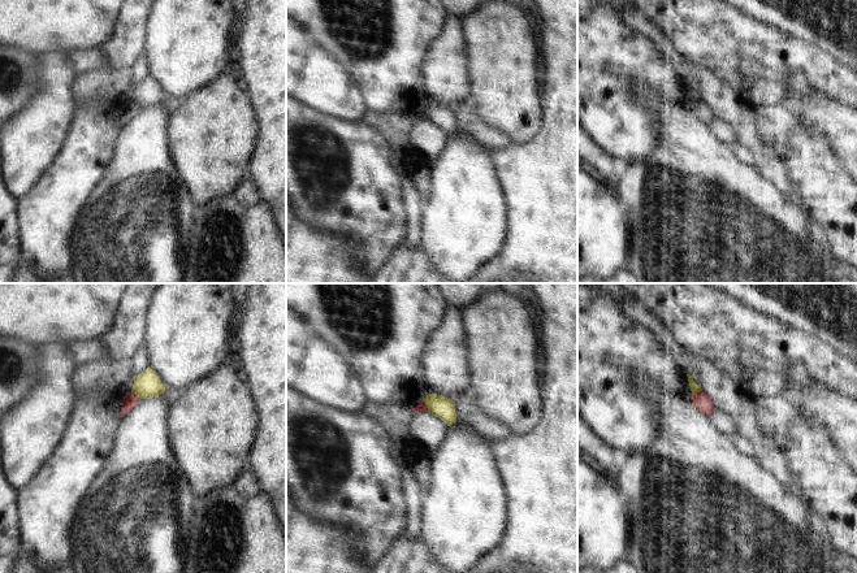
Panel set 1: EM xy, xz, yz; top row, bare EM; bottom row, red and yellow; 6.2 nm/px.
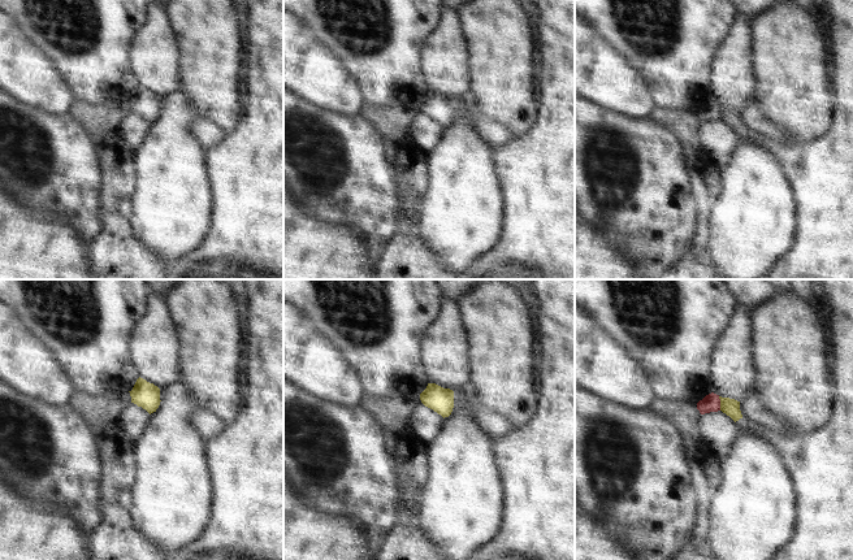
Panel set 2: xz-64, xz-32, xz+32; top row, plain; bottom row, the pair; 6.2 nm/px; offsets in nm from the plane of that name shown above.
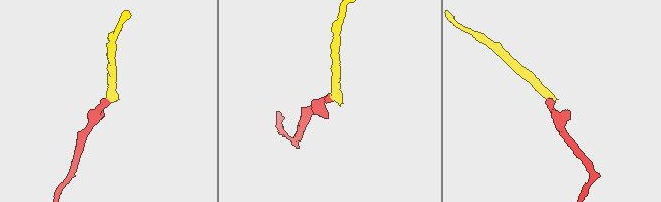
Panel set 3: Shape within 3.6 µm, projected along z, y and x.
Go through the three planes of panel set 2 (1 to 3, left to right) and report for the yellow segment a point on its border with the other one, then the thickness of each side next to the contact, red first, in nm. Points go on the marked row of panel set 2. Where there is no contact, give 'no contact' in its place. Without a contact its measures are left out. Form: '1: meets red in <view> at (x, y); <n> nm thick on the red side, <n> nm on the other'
1: no contact
2: no contact
3: meets red in xz+32 at (719, 403); 110 nm thick on the red side, 110 nm on the other

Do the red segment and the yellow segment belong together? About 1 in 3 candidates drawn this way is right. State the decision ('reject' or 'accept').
reject

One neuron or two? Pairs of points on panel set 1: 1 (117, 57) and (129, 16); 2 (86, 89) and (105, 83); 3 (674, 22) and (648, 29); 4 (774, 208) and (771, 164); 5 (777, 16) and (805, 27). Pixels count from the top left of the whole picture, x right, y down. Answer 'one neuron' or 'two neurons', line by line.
1: one neuron
2: one neuron
3: two neurons
4: two neurons
5: one neuron

